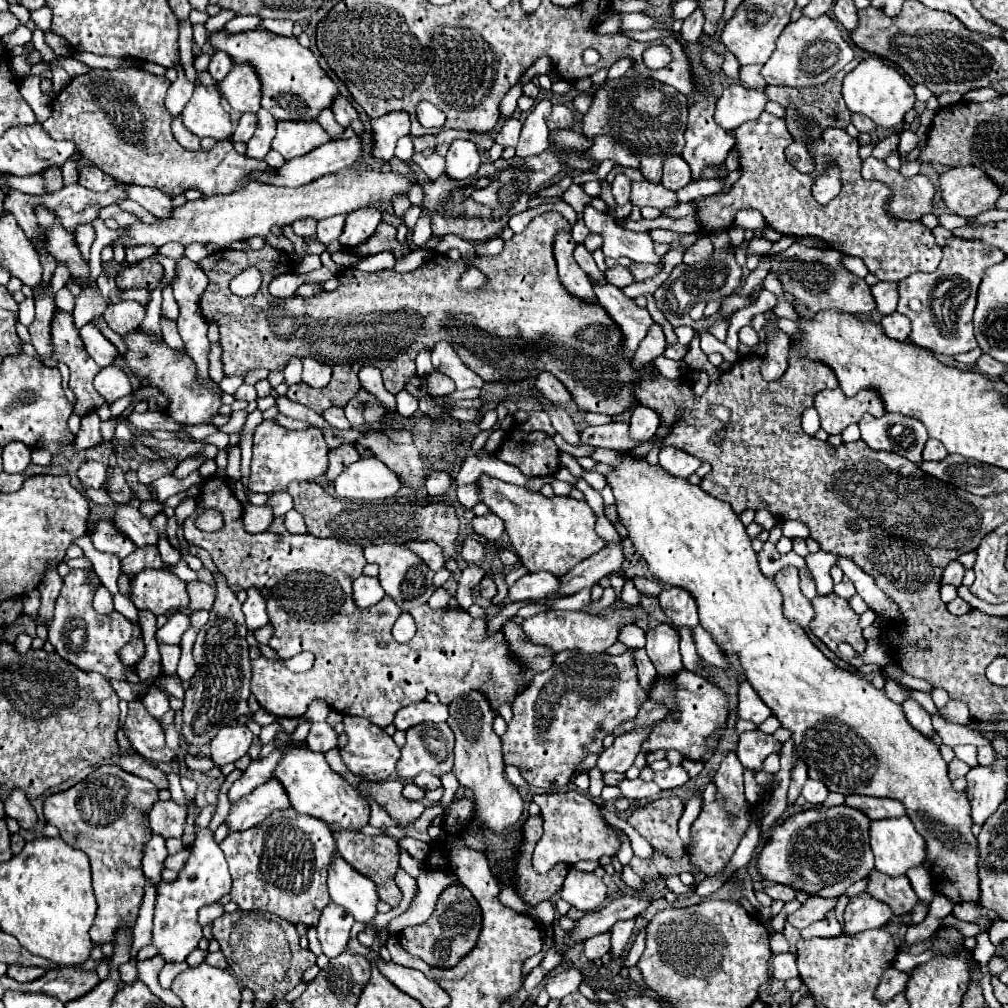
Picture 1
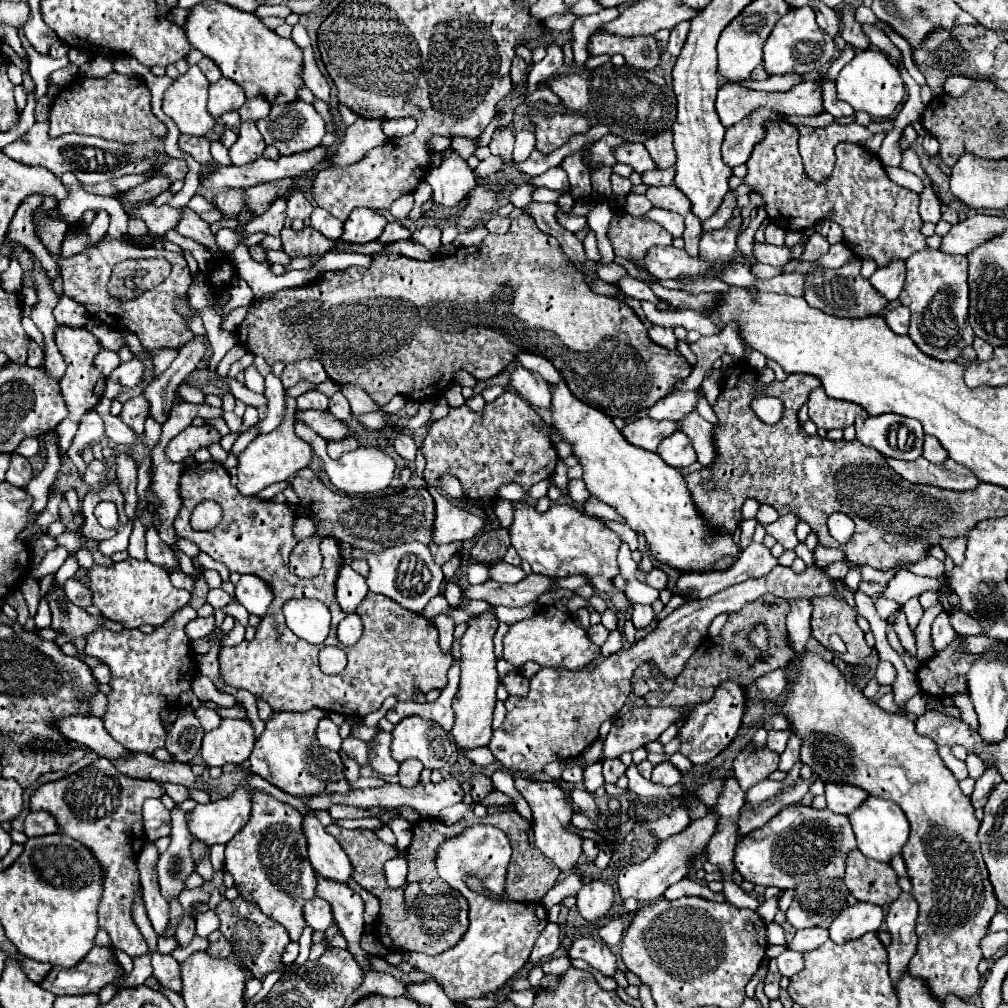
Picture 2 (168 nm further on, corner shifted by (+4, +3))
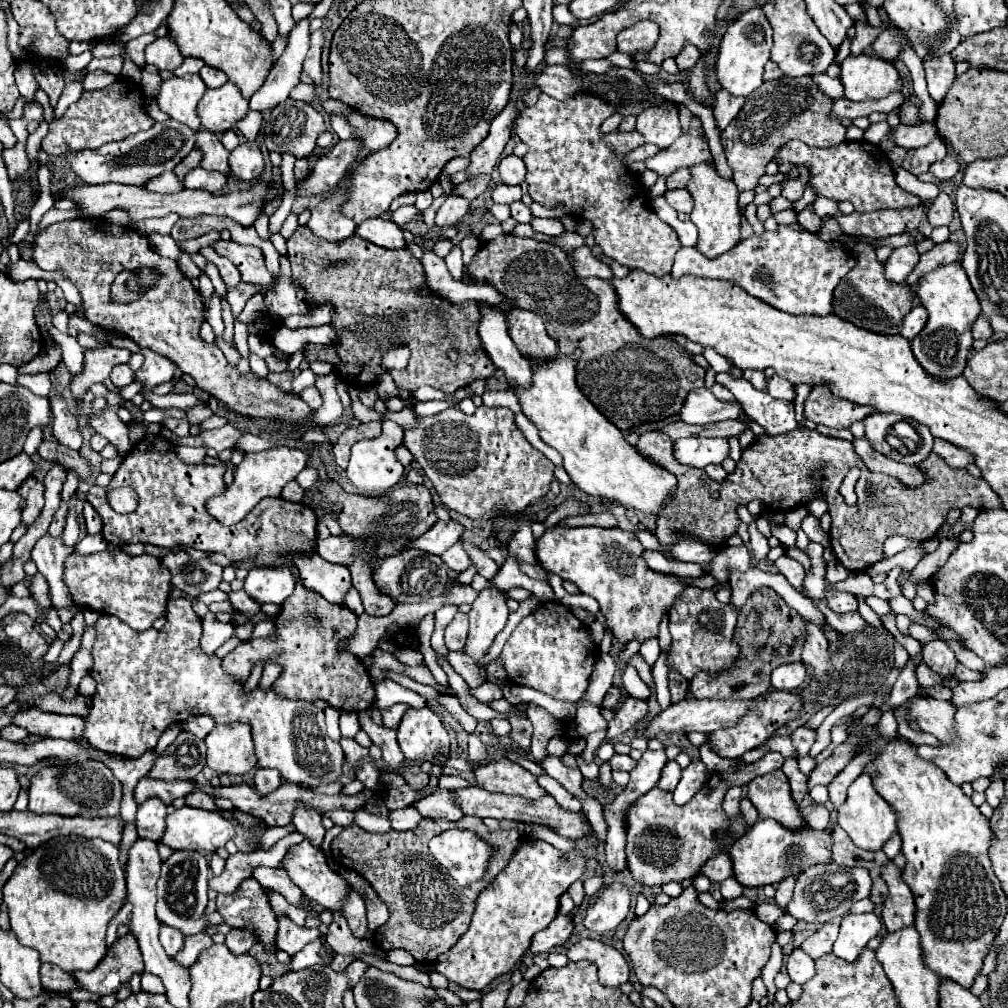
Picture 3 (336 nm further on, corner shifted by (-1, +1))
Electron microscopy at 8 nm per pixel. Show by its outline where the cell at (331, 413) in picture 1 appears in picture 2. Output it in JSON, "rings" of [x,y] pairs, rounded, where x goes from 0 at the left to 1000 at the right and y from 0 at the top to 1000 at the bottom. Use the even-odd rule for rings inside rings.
{"rings":[[[305,389],[305,391],[295,395],[295,405],[301,405],[301,407],[307,407],[307,405],[324,407],[324,393],[320,389]]]}

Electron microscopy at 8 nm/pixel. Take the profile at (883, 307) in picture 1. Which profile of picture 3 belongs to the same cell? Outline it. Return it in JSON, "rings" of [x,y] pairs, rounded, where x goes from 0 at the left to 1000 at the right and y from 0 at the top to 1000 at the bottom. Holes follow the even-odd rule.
{"rings":[[[907,242],[889,246],[883,252],[883,256],[879,258],[879,262],[877,262],[877,274],[879,274],[879,278],[883,278],[887,282],[899,284],[899,276],[907,268],[907,264],[909,264],[911,258],[913,258],[913,252],[909,250]]]}

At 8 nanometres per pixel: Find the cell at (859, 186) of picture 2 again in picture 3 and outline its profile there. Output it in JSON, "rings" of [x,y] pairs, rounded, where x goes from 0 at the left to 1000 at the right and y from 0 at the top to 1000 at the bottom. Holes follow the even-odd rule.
{"rings":[[[794,139],[780,141],[772,153],[768,155],[768,161],[772,165],[784,163],[784,165],[800,165],[804,175],[802,183],[806,185],[810,194],[823,196],[827,200],[841,198],[847,202],[849,210],[865,210],[865,208],[893,208],[893,204],[909,204],[909,200],[915,200],[911,194],[895,188],[889,183],[885,163],[881,161],[881,155],[867,143],[861,143],[857,139],[851,141],[835,141],[827,147],[804,147]]]}

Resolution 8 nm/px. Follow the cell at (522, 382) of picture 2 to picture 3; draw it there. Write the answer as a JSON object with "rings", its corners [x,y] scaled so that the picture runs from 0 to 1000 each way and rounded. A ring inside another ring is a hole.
{"rings":[[[476,302],[476,312],[478,315],[476,315],[474,331],[488,359],[500,367],[504,381],[508,385],[514,383],[524,387],[524,383],[528,383],[526,379],[528,379],[530,367],[526,359],[516,351],[512,341],[508,339],[500,312],[496,312],[496,308],[486,302]]]}

